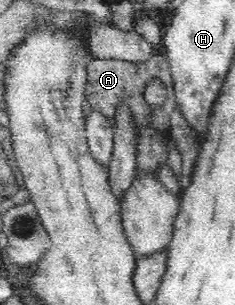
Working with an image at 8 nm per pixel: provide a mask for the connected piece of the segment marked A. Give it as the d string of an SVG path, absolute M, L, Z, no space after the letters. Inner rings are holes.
M163 53L139 63L117 59L94 59L88 67L88 85L84 92L87 108L103 112L111 123L118 101L125 100L125 102L129 102L129 106L133 110L133 116L135 116L137 130L144 124L150 124L157 130L169 129L171 113L174 113L177 106L170 63ZM153 79L157 79L159 83L163 83L163 87L166 87L165 105L161 105L161 107L151 107L145 102L145 87Z

